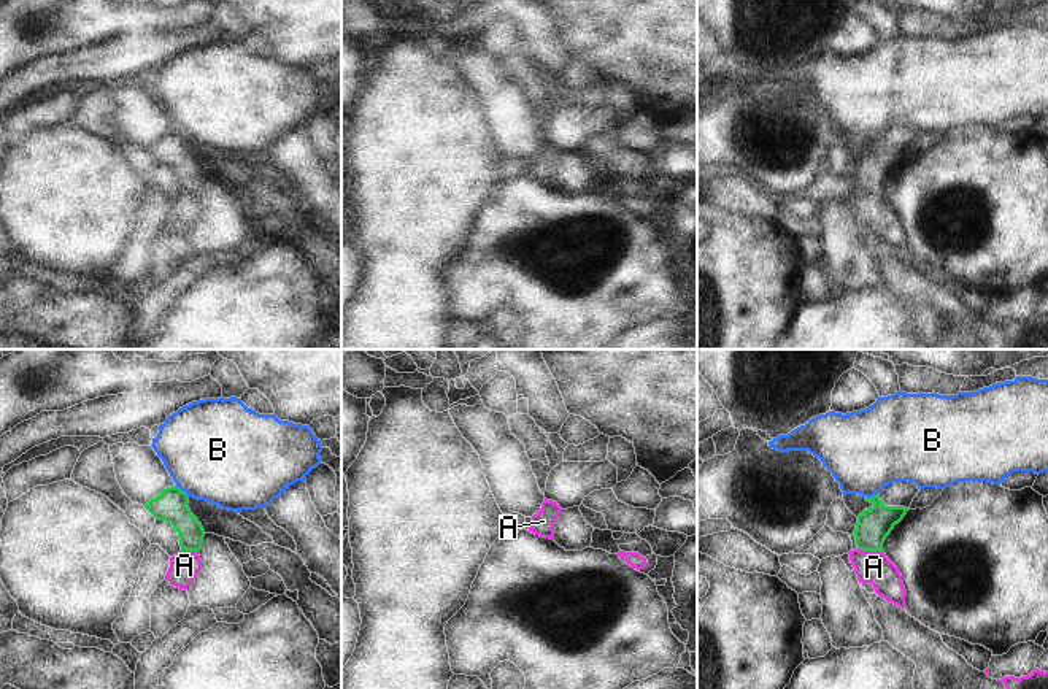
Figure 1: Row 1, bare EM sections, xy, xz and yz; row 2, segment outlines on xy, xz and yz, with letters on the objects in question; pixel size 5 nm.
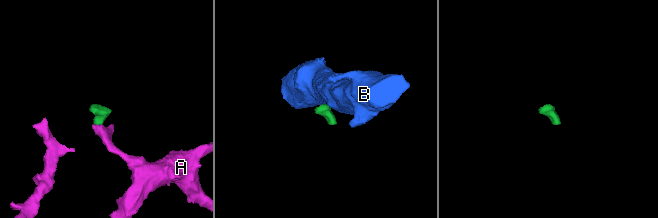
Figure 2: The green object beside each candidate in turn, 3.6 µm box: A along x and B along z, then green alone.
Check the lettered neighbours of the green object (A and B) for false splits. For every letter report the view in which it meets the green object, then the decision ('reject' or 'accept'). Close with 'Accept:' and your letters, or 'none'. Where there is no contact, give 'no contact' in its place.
A: contact in yz; accept
B: contact in xy; reject
Accept: A

